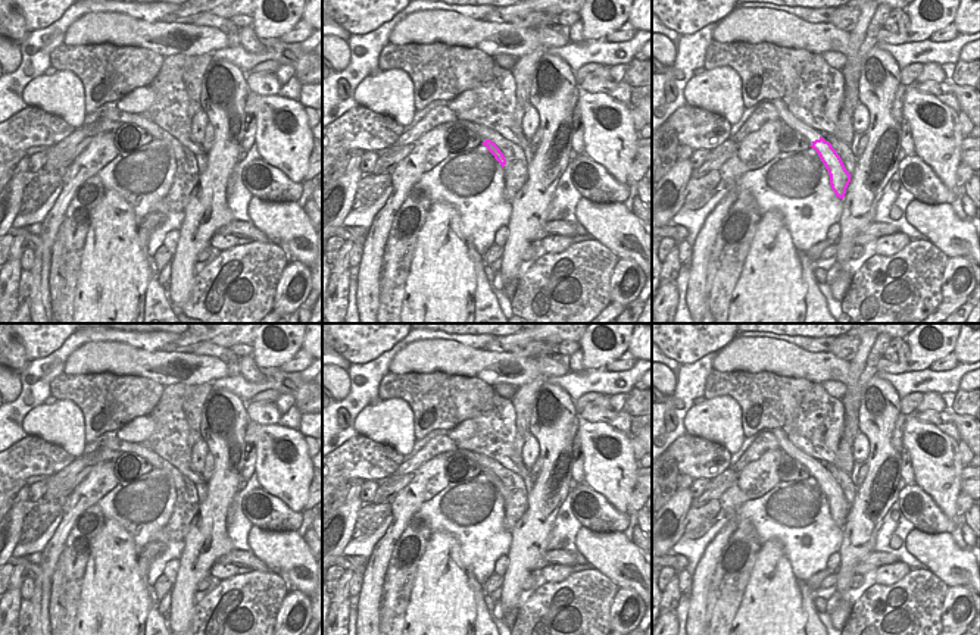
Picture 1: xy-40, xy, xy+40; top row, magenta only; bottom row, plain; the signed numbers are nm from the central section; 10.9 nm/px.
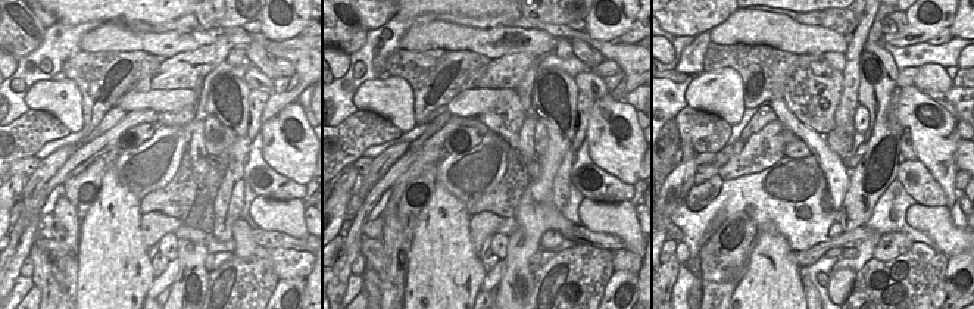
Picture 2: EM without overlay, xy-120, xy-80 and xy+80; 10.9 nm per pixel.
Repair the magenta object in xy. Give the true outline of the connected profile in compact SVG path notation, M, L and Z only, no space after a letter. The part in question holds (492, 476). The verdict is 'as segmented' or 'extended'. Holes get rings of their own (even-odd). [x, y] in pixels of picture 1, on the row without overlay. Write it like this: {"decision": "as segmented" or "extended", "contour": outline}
{"decision": "extended", "contour": "M461 450L461 453L480 466L481 473L487 476L487 479L494 485L494 488L502 494L502 497L506 495L506 488L502 479L493 472L491 467L496 460L469 450Z"}

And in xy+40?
{"decision": "extended", "contour": "M783 428L773 429L773 435L777 438L780 450L803 464L808 469L809 476L818 482L821 491L828 500L831 519L834 520L836 526L843 529L846 517L851 512L851 503L846 500L837 481L823 466L823 462L795 447Z"}

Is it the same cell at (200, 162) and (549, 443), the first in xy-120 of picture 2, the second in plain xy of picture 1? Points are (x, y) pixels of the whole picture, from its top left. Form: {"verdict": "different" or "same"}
{"verdict": "different"}

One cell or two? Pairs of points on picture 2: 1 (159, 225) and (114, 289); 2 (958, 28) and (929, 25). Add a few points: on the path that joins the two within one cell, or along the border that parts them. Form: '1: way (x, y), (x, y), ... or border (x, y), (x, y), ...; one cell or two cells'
1: border (141, 215), (140, 234), (147, 249); two cells
2: border (955, 15), (948, 28); two cells

